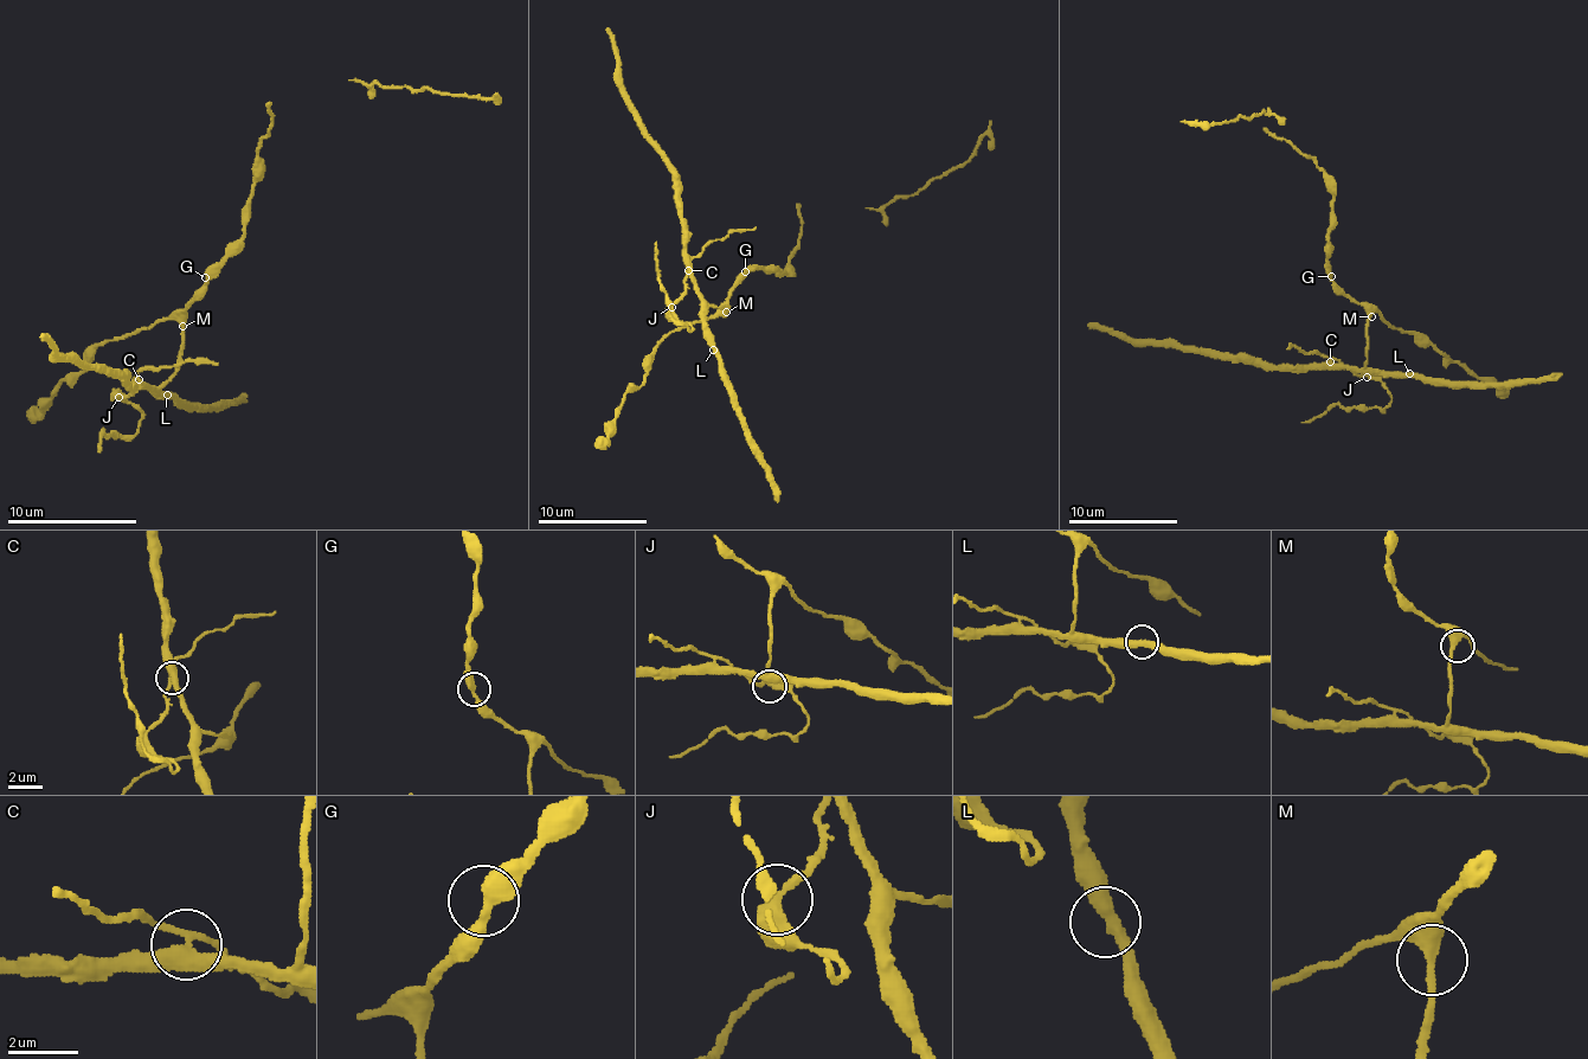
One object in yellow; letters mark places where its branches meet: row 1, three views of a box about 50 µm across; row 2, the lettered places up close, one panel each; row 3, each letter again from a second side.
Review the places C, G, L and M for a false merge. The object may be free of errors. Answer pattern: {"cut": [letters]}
{"cut": ["C"]}

